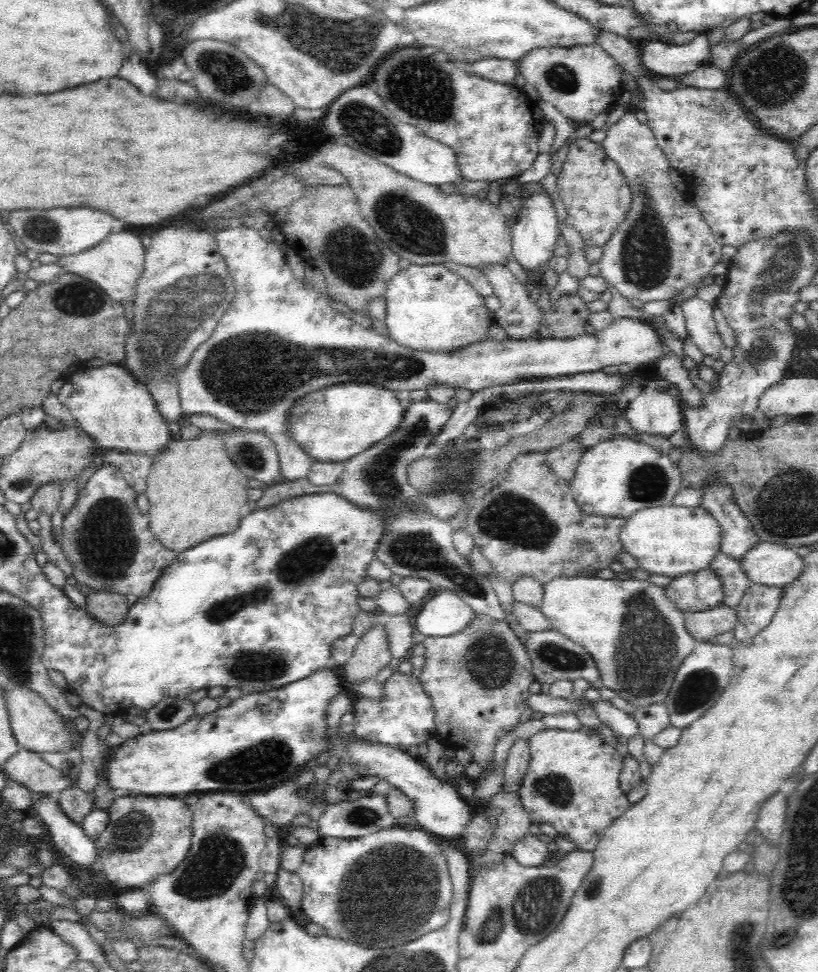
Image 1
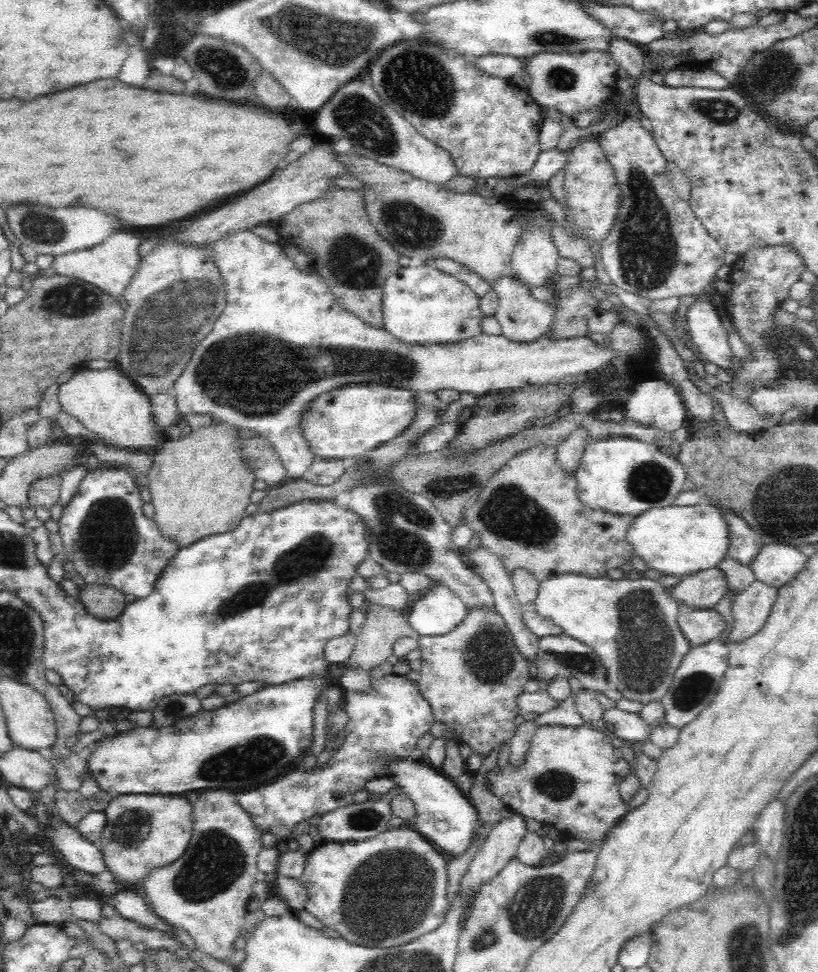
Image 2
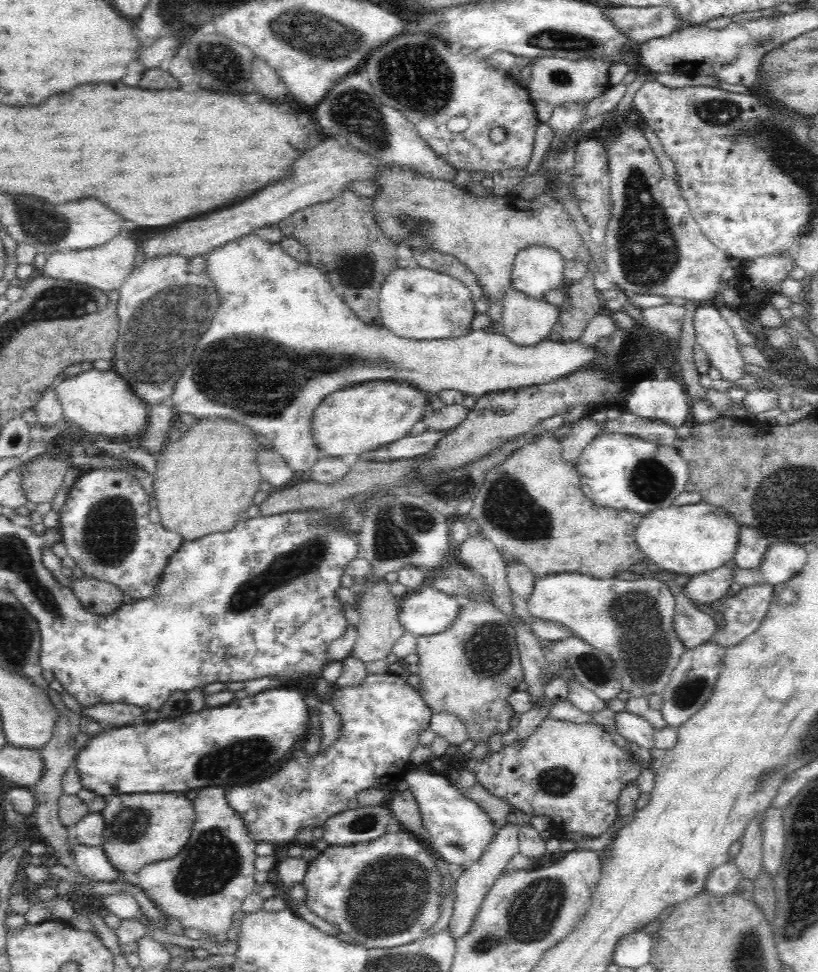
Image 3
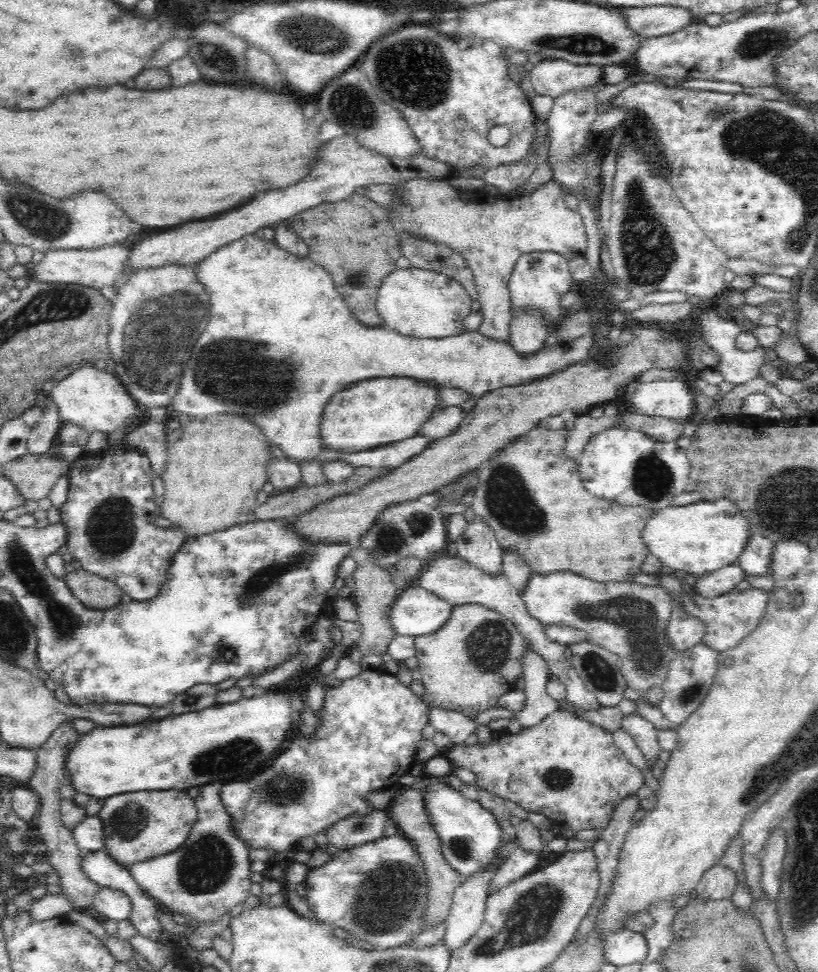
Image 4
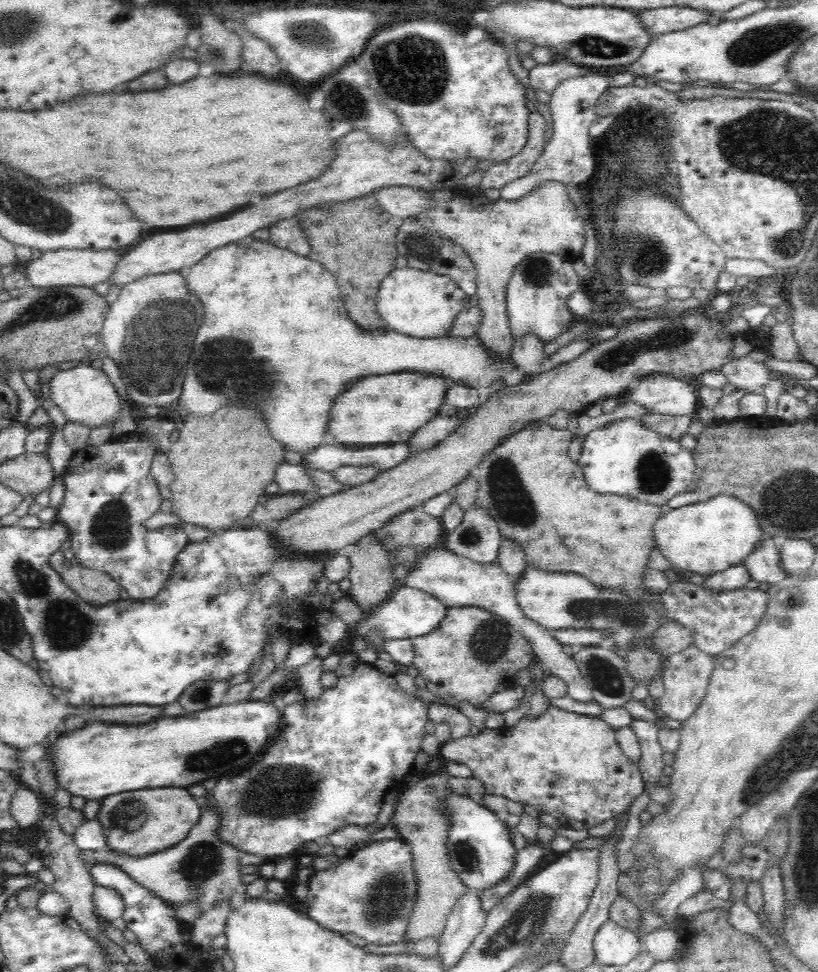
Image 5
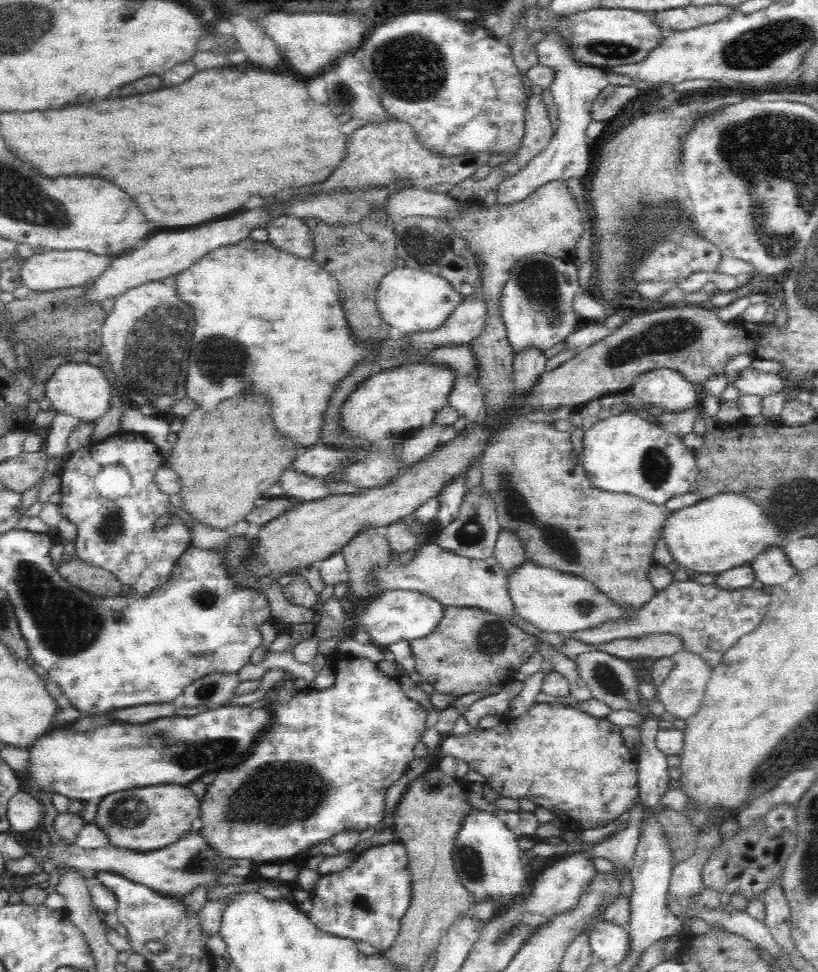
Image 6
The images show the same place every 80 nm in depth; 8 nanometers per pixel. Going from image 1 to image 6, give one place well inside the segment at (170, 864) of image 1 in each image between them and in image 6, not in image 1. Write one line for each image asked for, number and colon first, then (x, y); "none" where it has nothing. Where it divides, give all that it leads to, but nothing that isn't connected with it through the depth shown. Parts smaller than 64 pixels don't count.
2: (142, 833)
3: (142, 828)
4: (137, 826)
5: (136, 824)
6: (143, 819)

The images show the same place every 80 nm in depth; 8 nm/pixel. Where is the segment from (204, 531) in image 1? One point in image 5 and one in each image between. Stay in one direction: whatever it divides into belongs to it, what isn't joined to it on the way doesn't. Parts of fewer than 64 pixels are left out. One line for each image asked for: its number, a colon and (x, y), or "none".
2: (199, 485)
3: (202, 484)
4: (213, 473)
5: (221, 463)

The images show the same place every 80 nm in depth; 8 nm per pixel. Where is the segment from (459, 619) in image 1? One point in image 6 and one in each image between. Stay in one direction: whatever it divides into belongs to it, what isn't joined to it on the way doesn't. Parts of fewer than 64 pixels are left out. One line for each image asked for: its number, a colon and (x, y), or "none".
2: (438, 612)
3: (428, 611)
4: (417, 612)
5: (410, 613)
6: (395, 615)

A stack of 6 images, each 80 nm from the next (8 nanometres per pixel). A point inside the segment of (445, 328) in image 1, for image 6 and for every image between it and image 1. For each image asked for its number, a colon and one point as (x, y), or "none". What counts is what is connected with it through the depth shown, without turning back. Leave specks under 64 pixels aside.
2: (422, 305)
3: (419, 303)
4: (419, 303)
5: (419, 303)
6: (411, 300)

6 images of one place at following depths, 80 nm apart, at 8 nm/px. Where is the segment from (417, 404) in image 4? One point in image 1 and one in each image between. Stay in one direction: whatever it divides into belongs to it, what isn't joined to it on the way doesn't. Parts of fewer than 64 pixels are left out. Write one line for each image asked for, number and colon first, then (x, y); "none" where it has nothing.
1: (333, 424)
2: (347, 422)
3: (357, 420)

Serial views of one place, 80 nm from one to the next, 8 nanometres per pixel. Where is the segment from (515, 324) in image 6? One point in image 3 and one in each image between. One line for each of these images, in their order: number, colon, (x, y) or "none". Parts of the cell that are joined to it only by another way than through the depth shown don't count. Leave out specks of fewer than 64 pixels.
3: (536, 269)
4: (538, 279)
5: (537, 290)

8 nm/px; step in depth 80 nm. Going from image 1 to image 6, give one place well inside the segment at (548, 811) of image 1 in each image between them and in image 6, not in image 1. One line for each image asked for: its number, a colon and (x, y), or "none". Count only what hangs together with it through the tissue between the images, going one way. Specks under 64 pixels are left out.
2: (570, 779)
3: (573, 774)
4: (568, 769)
5: (567, 765)
6: (575, 765)

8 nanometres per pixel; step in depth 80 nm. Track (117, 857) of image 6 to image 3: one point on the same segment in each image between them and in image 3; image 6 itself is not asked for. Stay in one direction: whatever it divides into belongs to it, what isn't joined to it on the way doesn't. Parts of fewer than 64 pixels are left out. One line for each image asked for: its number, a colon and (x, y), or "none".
3: (203, 887)
4: (203, 880)
5: (203, 869)

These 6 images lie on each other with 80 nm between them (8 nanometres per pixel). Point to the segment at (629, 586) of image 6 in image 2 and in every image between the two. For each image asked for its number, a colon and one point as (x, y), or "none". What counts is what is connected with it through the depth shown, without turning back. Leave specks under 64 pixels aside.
2: (528, 515)
3: (531, 507)
4: (530, 494)
5: (537, 495)

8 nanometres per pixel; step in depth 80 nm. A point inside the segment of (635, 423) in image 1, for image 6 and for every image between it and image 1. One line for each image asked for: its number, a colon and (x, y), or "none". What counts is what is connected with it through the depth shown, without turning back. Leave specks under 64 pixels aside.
2: (655, 403)
3: (666, 400)
4: (671, 399)
5: (665, 394)
6: (664, 388)

